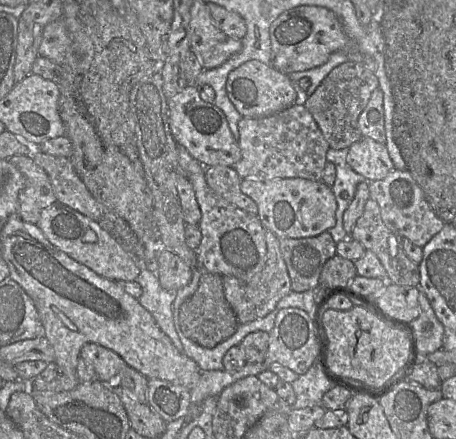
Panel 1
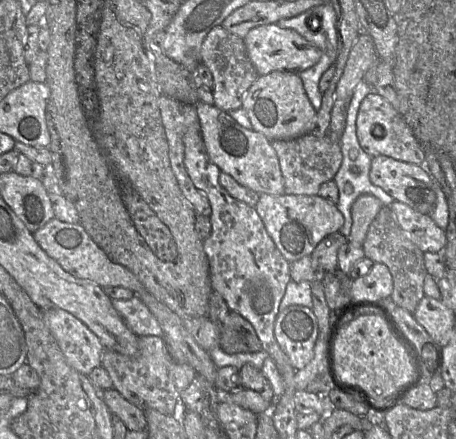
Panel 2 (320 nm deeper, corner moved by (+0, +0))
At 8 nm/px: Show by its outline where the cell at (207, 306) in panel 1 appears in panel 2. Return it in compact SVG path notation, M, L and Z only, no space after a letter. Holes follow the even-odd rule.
M234 311L230 312L224 329L220 330L219 347L227 354L256 353L262 350L252 324Z

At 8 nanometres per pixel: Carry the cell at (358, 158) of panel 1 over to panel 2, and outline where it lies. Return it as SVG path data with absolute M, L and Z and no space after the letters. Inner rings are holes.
M376 156L371 161L369 178L373 185L417 212L431 214L433 211L436 193L432 175L425 166Z

